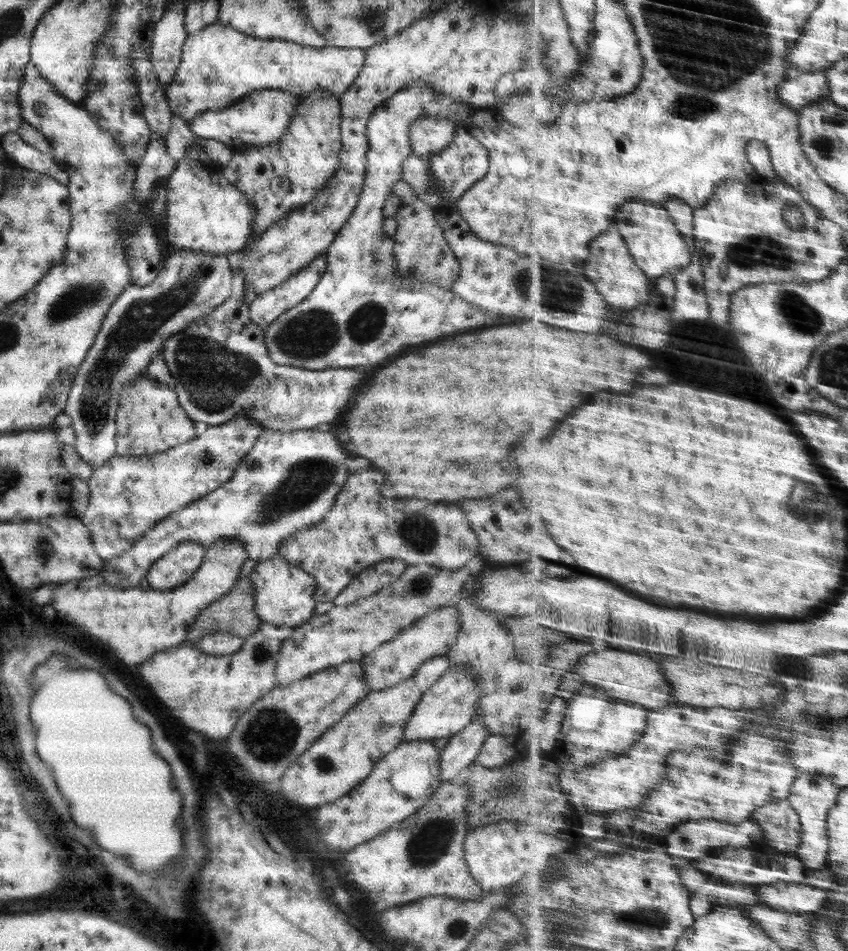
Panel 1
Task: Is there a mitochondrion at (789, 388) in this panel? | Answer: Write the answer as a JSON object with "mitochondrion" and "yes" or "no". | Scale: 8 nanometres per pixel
{"mitochondrion":"no"}

